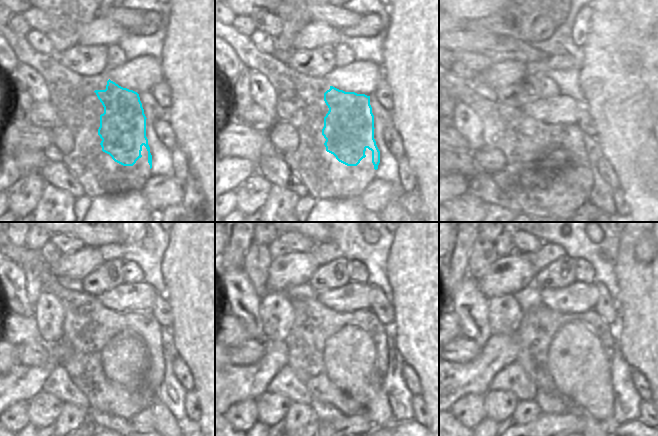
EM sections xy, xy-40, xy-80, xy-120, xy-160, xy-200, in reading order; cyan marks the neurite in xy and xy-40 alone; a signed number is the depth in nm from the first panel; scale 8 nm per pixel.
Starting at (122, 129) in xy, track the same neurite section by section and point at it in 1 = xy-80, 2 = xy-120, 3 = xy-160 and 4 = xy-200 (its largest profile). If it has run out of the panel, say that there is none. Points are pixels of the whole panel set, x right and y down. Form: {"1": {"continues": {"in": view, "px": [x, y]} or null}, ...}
{"1": {"continues": {"in": "xy-80", "px": [584, 111]}}, "2": {"continues": {"in": "xy-120", "px": [143, 324]}}, "3": {"continues": {"in": "xy-160", "px": [365, 319]}}, "4": {"continues": {"in": "xy-200", "px": [556, 320]}}}

